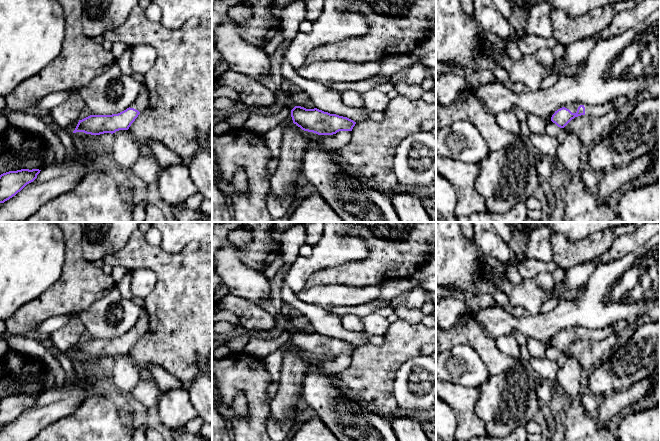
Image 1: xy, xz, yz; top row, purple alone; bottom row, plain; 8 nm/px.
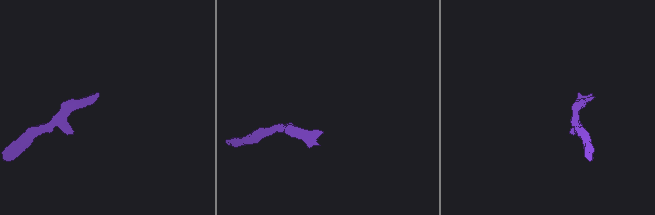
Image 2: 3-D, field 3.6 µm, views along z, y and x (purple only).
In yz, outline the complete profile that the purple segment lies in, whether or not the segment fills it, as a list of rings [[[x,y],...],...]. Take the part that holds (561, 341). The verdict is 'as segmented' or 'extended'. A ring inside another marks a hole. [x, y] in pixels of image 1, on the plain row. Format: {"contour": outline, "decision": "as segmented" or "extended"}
{"contour": [[[572,327],[555,335],[555,337],[551,341],[551,345],[558,351],[564,352],[575,341],[585,338],[599,341],[607,338],[613,332],[613,327],[606,327],[596,330]]], "decision": "extended"}

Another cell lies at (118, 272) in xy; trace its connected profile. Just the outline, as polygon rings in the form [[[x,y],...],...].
[[[124,266],[113,267],[111,276],[113,280],[115,281],[115,283],[119,282],[124,277],[124,275],[127,273],[127,269],[128,268]]]

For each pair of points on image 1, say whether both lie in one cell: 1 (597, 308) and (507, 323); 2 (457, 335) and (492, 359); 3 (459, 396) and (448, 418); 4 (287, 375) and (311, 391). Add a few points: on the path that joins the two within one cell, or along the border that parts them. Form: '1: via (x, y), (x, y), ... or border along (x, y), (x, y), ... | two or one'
1: via (575, 313), (568, 313), (552, 323), (529, 323) | one
2: via (466, 335), (470, 335), (485, 350) | one
3: border along (446, 403), (455, 414), (456, 430) | two
4: border along (307, 366), (302, 389), (302, 404) | two

